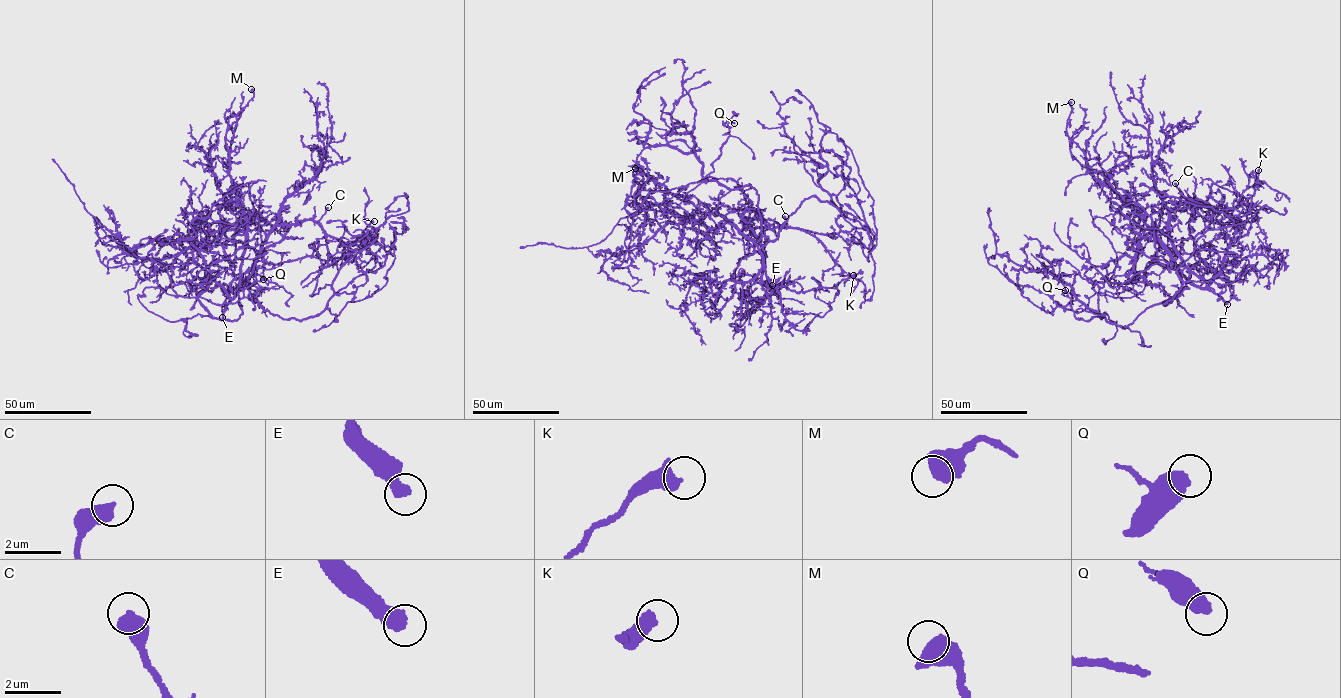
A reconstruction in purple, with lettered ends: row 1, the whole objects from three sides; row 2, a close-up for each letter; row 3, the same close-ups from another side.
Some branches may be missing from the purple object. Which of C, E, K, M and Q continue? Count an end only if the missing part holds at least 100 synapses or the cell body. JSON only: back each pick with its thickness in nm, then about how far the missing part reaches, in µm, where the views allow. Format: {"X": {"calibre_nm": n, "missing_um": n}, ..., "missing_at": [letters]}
{"E": {"calibre_nm": 480, "missing_um": 80}, "missing_at": ["E"]}

